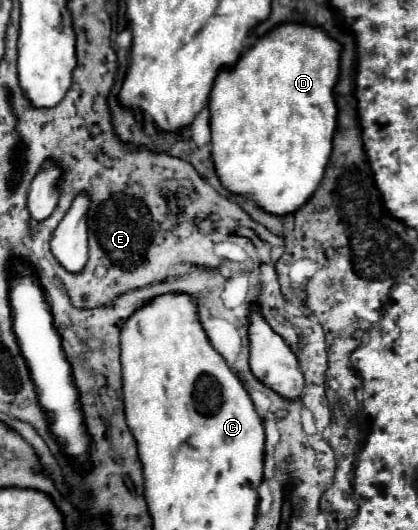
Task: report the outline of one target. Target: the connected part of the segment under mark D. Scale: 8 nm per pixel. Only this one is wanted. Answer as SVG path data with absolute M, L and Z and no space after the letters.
M280 23L248 47L232 67L220 69L210 93L210 129L214 167L228 191L254 197L272 215L292 213L312 197L332 153L338 117L334 87L340 73L340 51L342 45L322 27Z

